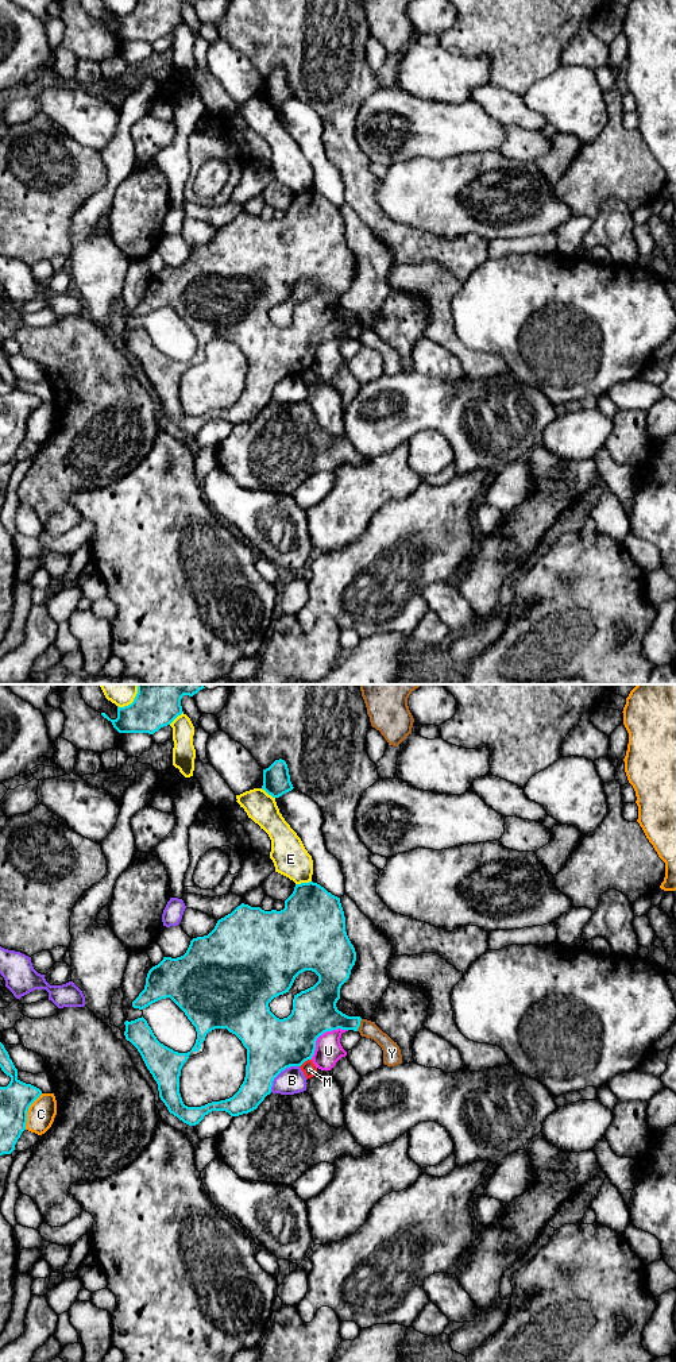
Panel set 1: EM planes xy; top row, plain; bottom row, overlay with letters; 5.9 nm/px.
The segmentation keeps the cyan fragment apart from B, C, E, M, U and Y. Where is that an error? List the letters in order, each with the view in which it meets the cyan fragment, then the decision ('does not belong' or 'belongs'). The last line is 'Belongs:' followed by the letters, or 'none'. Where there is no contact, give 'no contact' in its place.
B: contact in xy; does not belong
C: contact in xy; does not belong
E: contact in xy; does not belong
M: contact in xy; does not belong
U: contact in xy; does not belong
Y: contact in xy; does not belong
Belongs: none

